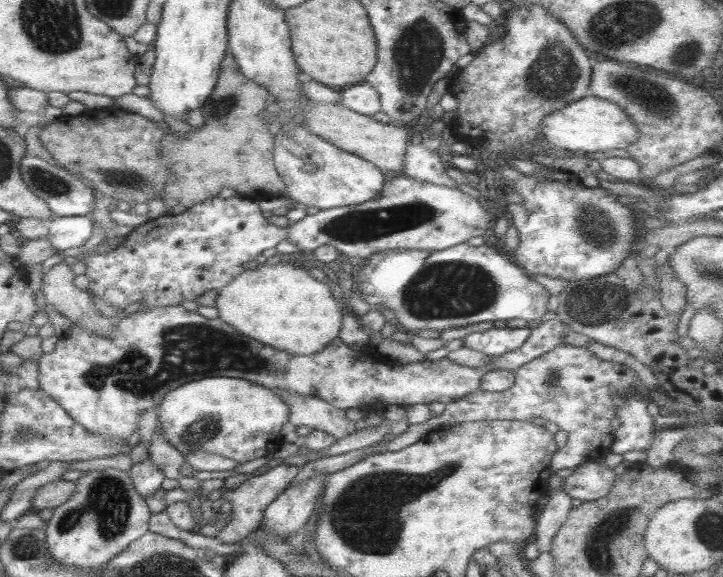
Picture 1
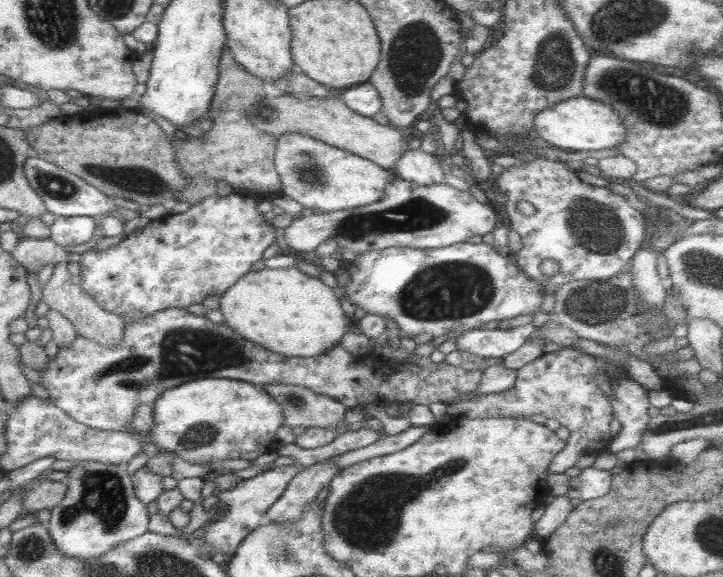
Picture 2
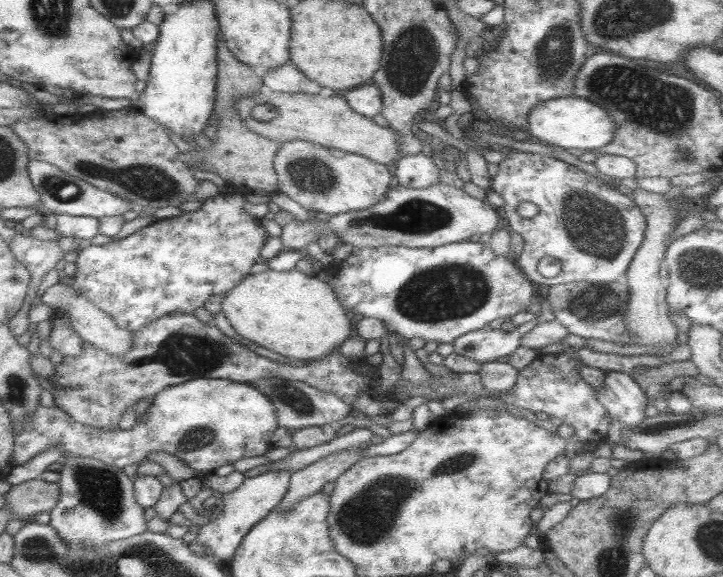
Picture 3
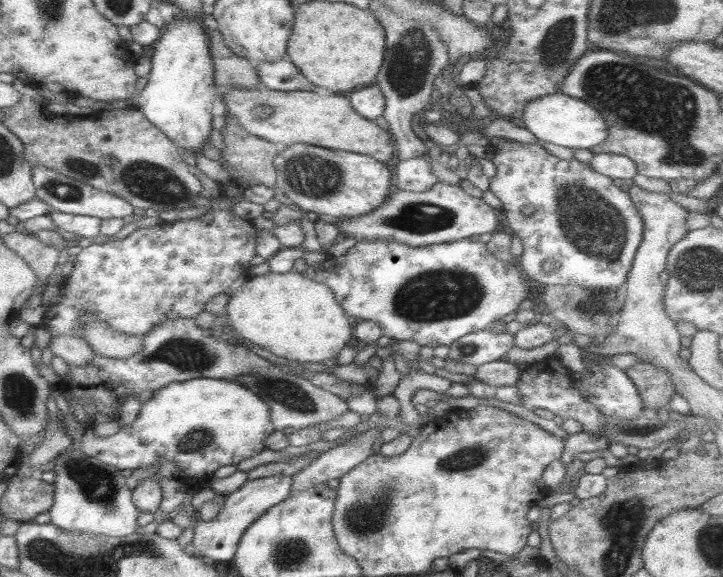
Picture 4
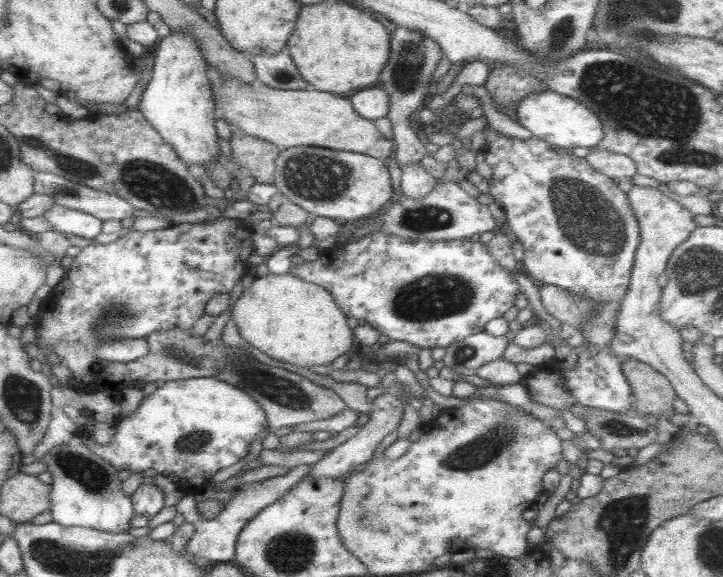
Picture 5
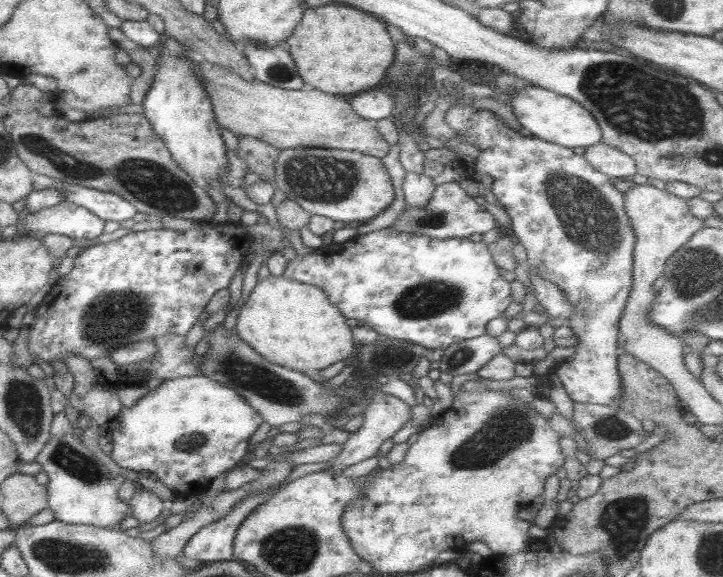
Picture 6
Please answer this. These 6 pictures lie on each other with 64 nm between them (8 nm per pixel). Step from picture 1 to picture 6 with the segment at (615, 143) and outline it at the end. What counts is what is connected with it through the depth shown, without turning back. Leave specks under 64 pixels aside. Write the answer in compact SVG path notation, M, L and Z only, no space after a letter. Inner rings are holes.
M533 85L510 94L510 106L519 126L525 128L531 137L541 139L563 148L587 148L600 142L600 130L593 115L572 98L552 93Z

